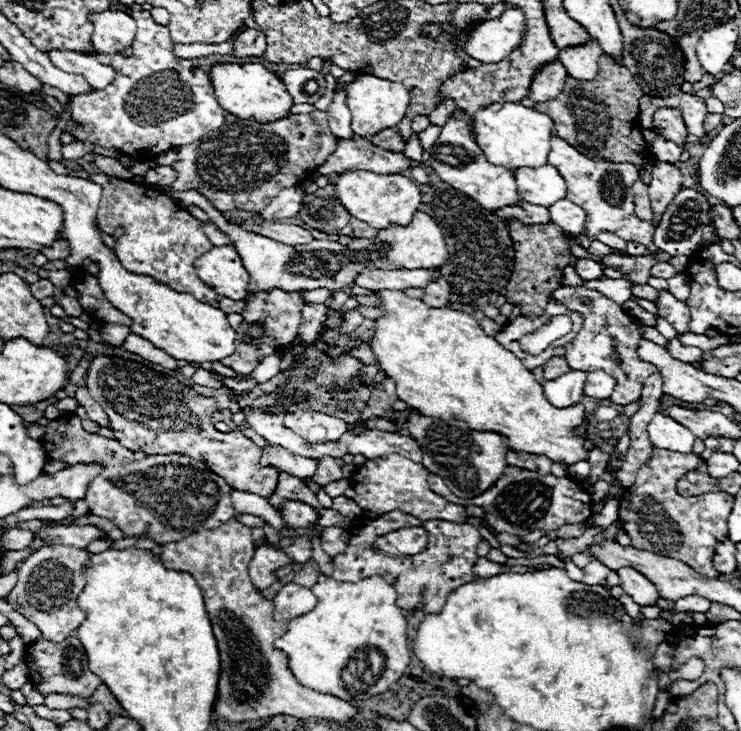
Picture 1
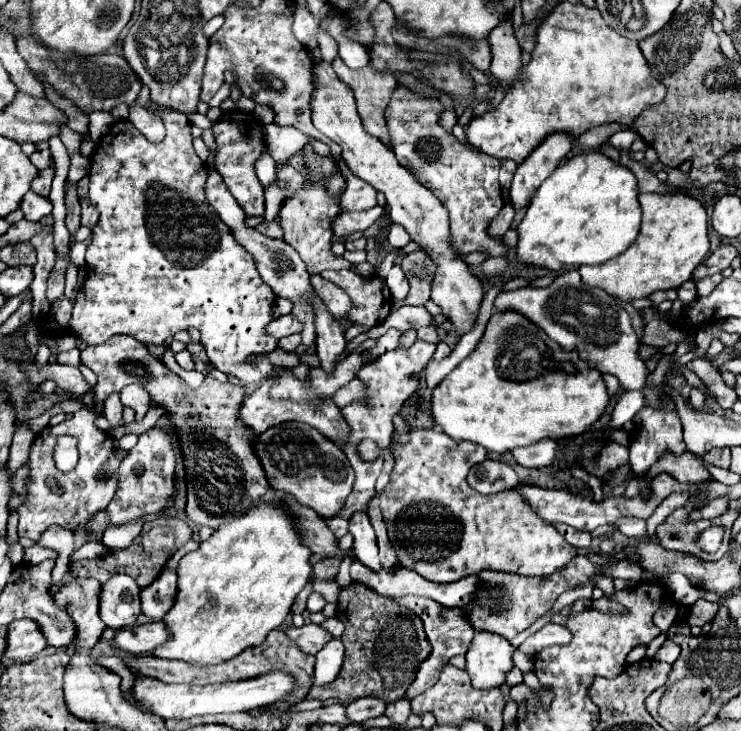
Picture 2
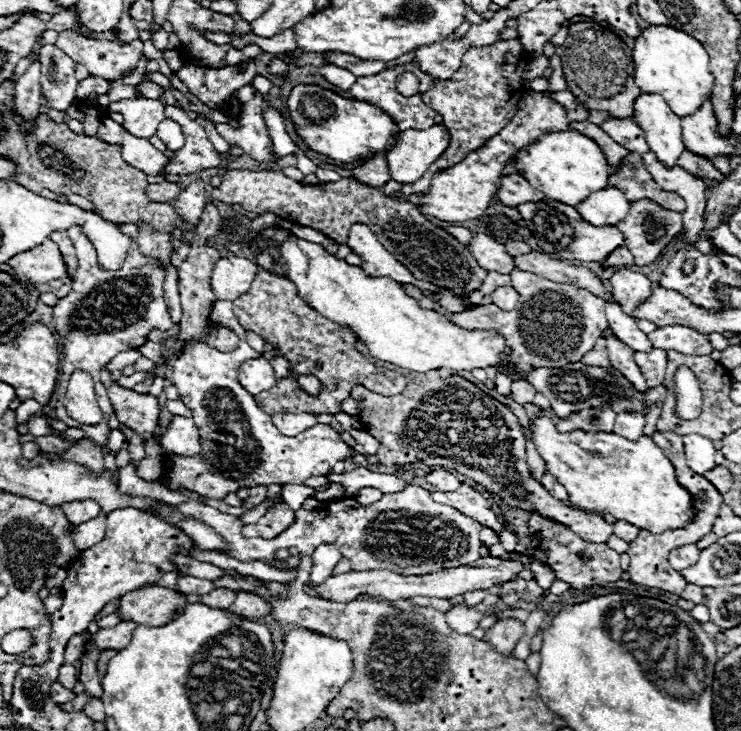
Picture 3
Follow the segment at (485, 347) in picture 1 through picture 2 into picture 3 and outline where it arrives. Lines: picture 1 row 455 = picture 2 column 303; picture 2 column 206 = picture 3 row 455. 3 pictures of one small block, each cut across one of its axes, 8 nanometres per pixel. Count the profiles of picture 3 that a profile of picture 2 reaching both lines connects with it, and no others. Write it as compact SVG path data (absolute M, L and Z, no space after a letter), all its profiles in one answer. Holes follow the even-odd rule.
M546 418L530 420L532 442L546 462L546 470L568 490L570 502L576 508L612 514L616 520L626 520L654 534L682 528L692 520L692 498L676 480L672 462L650 436L640 436L636 442L614 432L558 432L556 424Z

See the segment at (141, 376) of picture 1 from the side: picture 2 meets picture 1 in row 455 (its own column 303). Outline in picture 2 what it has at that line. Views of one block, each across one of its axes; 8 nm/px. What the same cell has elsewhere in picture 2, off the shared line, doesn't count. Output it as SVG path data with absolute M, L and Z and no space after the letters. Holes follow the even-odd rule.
M312 144L304 146L304 166L308 170L308 180L302 190L296 192L296 196L288 198L288 202L280 210L280 226L284 230L284 240L300 254L300 258L306 262L310 274L320 274L324 270L336 270L336 268L350 268L352 264L340 256L334 256L332 246L332 220L340 214L340 196L332 196L326 190L326 176L332 176L338 172L338 164L332 156L318 156L312 148Z

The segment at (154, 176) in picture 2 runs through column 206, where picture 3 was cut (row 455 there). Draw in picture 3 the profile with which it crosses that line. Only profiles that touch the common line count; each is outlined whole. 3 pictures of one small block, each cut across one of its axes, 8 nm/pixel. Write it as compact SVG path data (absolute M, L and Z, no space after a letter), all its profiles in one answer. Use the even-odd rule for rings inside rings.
M216 300L210 310L210 324L230 328L240 338L240 344L232 352L220 352L210 348L206 342L192 342L172 364L174 386L178 388L182 402L194 410L194 422L200 426L202 438L202 456L166 456L162 476L170 480L172 488L184 486L186 490L198 492L206 498L222 500L238 488L260 484L302 484L310 476L330 474L336 462L352 460L356 450L350 448L328 424L316 424L294 438L282 436L272 424L272 418L260 410L254 396L240 386L236 378L238 366L260 354L246 344L246 330L236 322L232 302Z

